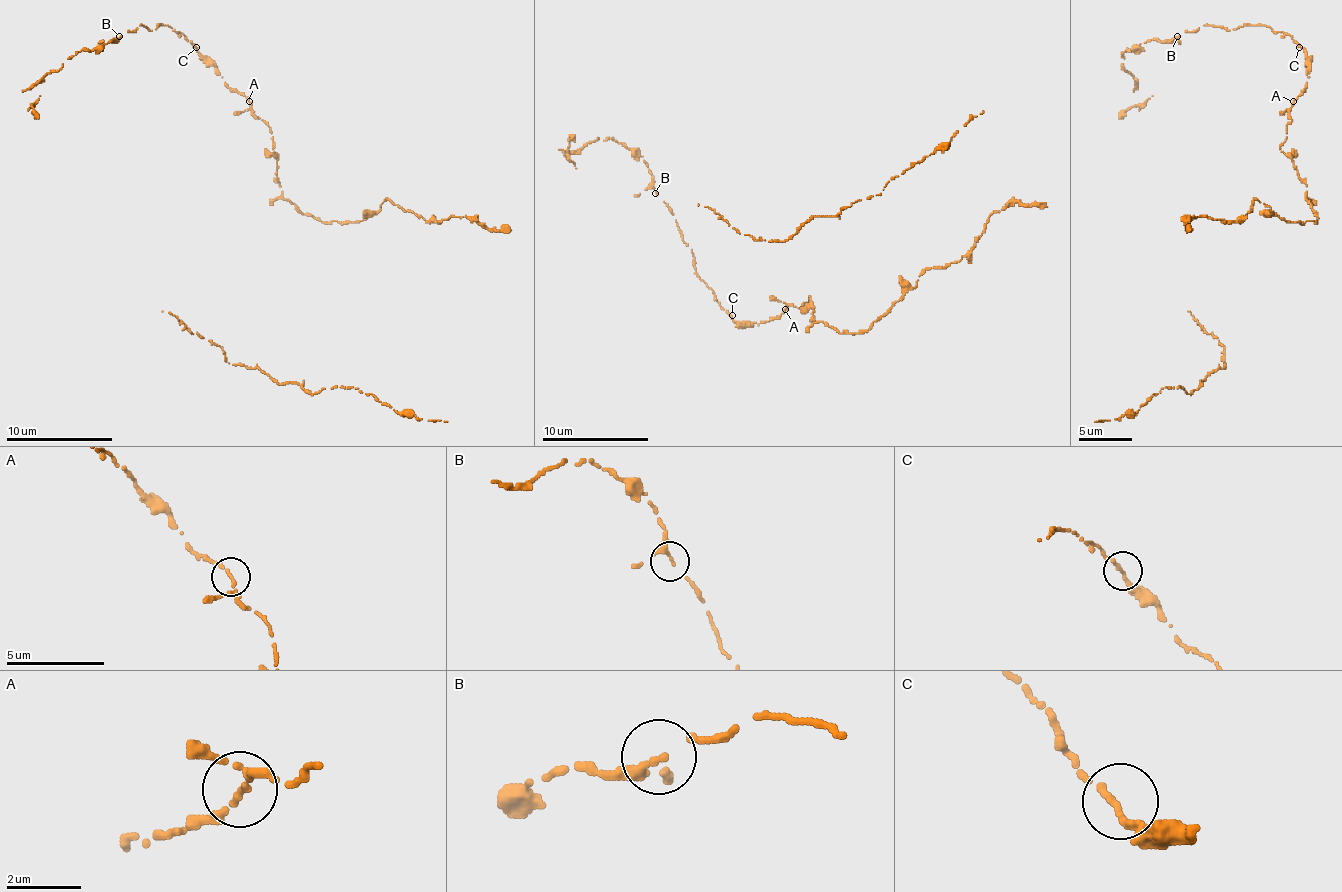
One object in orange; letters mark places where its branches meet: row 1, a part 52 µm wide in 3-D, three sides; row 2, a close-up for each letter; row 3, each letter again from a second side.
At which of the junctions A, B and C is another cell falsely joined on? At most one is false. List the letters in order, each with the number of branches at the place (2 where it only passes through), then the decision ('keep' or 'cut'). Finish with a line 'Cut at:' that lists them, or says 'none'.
A: 3 | keep
B: 3 | keep
C: 2 | keep
Cut at: none

